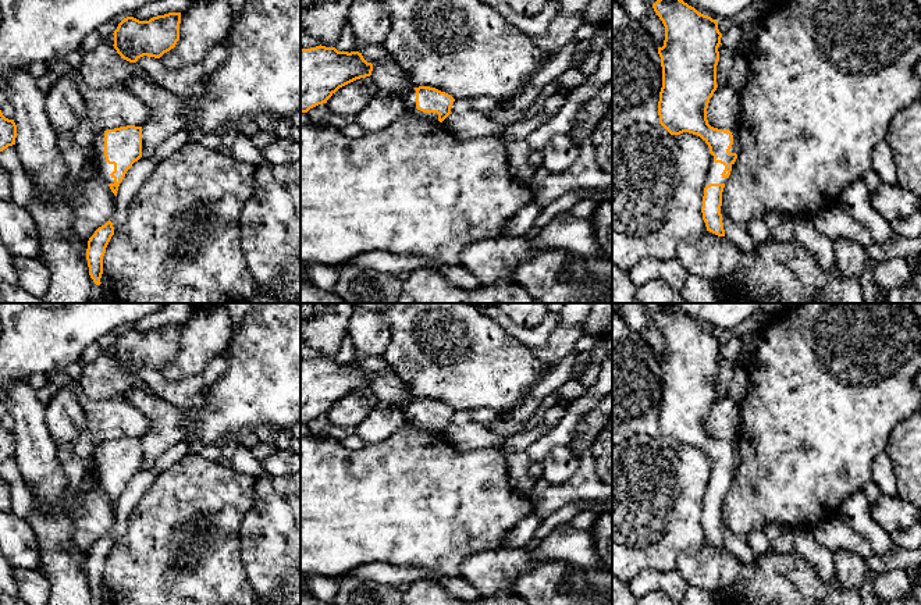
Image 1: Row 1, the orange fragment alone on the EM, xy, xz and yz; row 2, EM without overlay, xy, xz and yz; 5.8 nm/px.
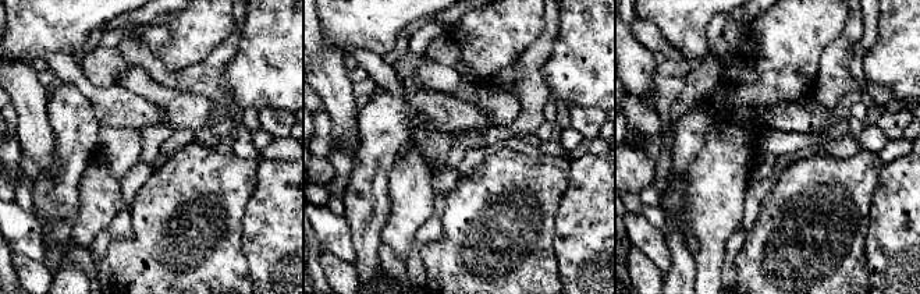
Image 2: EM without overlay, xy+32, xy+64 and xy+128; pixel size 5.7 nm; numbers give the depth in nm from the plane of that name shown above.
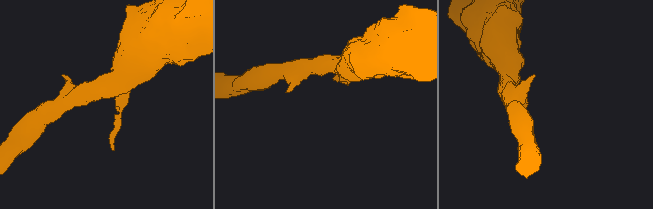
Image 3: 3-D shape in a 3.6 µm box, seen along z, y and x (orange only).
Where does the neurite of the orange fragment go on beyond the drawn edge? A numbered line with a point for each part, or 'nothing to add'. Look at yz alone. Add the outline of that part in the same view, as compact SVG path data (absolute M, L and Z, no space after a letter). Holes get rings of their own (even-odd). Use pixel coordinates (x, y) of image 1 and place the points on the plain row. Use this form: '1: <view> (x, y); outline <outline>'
1: yz (715, 480); outline M711 466L711 477L708 481L708 488L705 491L705 498L710 495L726 495L728 490L723 490L721 485L723 484L725 477L714 473L714 467Z

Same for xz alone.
1: xz (411, 409); outline M412 401L403 412L406 416L406 421L410 423L413 427L424 433L438 433L437 424L423 424L416 420L416 402L415 401Z

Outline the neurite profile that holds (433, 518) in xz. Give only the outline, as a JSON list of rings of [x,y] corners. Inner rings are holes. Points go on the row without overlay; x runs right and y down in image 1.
[[[410,423],[402,426],[383,442],[366,444],[362,449],[348,449],[330,435],[301,438],[301,576],[320,574],[337,579],[356,567],[380,562],[394,567],[429,570],[448,577],[460,577],[460,565],[469,555],[502,548],[509,531],[531,513],[531,499],[511,487],[505,455],[497,446],[459,451],[447,442],[442,434],[420,431]]]

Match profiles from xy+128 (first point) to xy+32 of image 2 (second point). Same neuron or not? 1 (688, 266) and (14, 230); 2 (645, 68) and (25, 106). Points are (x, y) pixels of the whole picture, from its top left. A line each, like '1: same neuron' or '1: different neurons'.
1: different neurons
2: same neuron

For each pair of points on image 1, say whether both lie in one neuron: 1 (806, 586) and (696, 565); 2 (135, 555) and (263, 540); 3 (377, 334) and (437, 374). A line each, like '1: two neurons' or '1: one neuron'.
1: one neuron
2: two neurons
3: two neurons

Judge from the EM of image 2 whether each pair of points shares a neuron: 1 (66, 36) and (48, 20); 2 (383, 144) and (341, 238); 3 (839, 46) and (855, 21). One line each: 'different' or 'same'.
1: same
2: different
3: same

